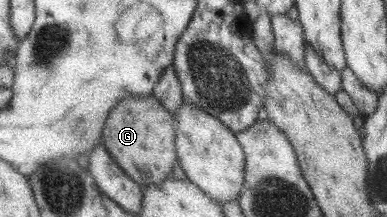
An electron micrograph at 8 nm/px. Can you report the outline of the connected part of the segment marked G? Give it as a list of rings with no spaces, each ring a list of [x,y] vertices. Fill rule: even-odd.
[[[152,95],[128,96],[117,102],[105,119],[101,143],[117,166],[141,188],[164,182],[177,163],[174,115]]]

